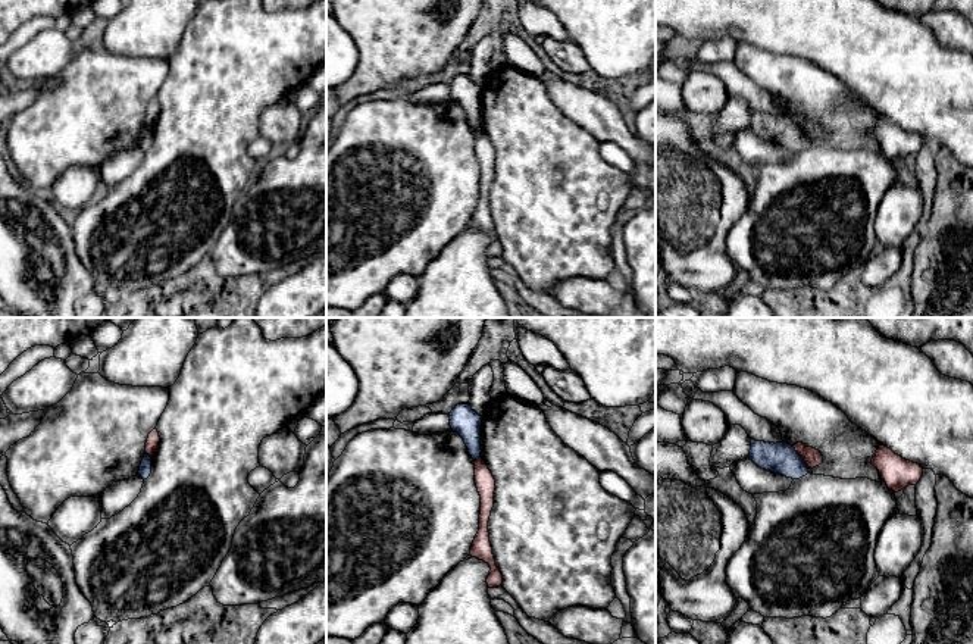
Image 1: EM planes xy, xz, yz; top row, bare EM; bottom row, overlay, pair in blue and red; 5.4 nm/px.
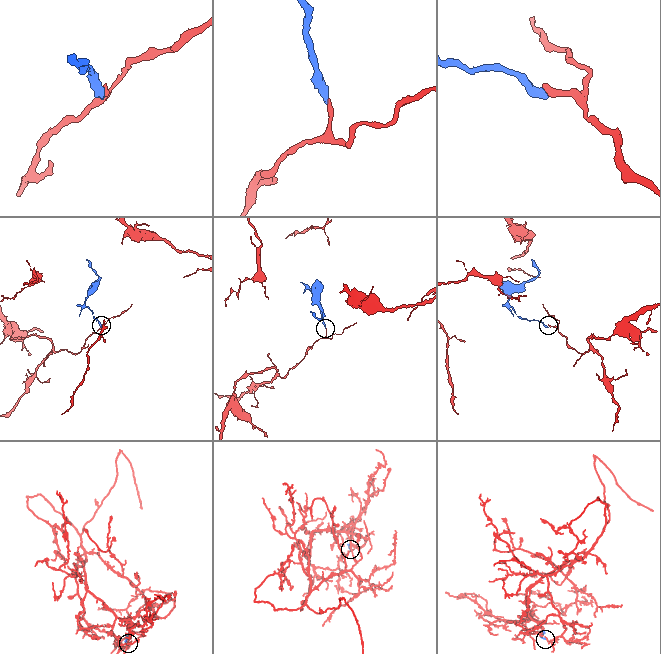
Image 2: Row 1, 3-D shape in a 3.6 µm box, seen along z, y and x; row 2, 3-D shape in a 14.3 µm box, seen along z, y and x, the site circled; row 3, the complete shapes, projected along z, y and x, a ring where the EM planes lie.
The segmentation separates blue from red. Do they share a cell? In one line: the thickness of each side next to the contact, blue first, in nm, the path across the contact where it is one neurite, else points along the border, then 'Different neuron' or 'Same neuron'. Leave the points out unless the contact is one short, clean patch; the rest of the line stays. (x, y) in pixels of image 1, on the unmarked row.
Thickness 170 nm (blue) against 100 nm. Boundary: yz (792, 118), (807, 136). Different neuron

